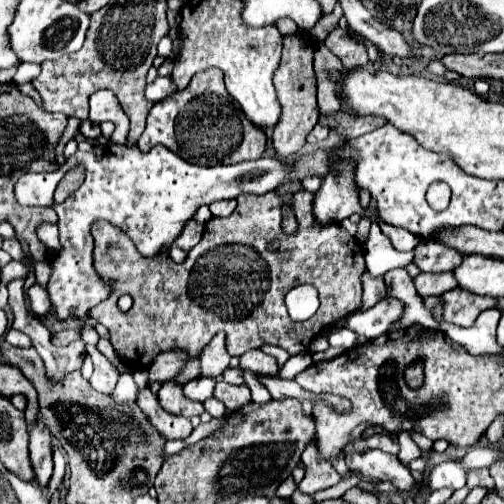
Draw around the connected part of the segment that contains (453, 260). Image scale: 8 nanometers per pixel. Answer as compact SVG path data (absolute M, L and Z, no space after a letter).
M420 240L420 244L414 248L414 264L422 272L450 272L462 262L462 254L458 250L452 250L450 246L442 242L426 242Z

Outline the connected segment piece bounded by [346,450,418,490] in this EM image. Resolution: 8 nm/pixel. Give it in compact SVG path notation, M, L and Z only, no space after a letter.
M368 450L368 452L354 452L346 456L346 464L350 470L360 470L364 476L372 476L392 482L398 490L412 490L418 482L412 478L410 470L392 454L386 454L382 450Z

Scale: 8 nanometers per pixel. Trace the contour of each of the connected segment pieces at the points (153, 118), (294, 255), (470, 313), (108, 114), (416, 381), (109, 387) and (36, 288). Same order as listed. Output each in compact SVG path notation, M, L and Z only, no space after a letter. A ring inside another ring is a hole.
M210 68L196 74L186 90L178 90L152 106L146 130L142 132L136 146L142 152L148 152L156 144L170 148L188 162L216 166L260 158L266 148L266 134L252 122L248 122L238 102L226 94L222 70ZM192 100L196 100L198 104L194 104Z
M272 190L268 194L240 194L238 208L228 218L210 218L210 224L206 224L206 232L202 240L188 252L188 258L182 264L176 264L168 252L162 252L160 256L144 258L134 248L132 240L114 224L98 220L92 224L92 236L96 240L94 248L94 260L96 270L104 280L112 280L114 290L108 300L100 302L96 308L90 310L90 316L96 318L100 324L104 324L110 330L110 340L116 348L116 352L128 362L138 364L142 360L142 368L148 368L152 360L166 350L182 348L188 352L190 360L186 362L184 370L176 376L176 382L186 384L192 378L200 376L200 352L202 348L218 334L226 332L226 350L230 356L240 356L248 350L262 348L264 344L280 346L288 350L290 354L300 354L308 350L310 342L316 334L324 332L324 328L332 328L338 320L352 314L362 306L362 284L360 276L364 272L364 256L360 242L348 234L348 230L340 224L332 226L316 226L316 222L310 216L310 204L314 194L312 192L296 192L290 200L290 206L294 208L294 216L298 222L298 232L294 236L286 236L282 230L282 196ZM300 284L312 284L320 292L320 308L318 312L304 320L294 322L288 316L284 296L294 286ZM122 294L130 294L134 300L134 306L128 312L122 312L118 308L118 298Z
M454 288L442 294L442 298L444 298L444 320L458 326L472 326L480 312L498 306L494 298L478 296L462 288Z
M100 90L90 96L90 120L104 122L110 120L116 124L110 142L125 144L129 131L129 118L124 114L118 98L110 90Z
M416 364L414 368L408 366L408 368L406 368L406 374L404 374L404 380L406 380L406 384L408 384L410 388L418 388L418 386L422 384L422 380L424 380L422 368L420 368L418 364Z
M96 350L96 354L90 354L92 362L94 362L94 374L90 378L90 384L104 394L112 394L112 390L116 388L118 382L118 372L116 368L108 362L108 358Z
M34 282L28 292L26 292L28 300L30 300L30 310L36 314L36 316L46 316L48 310L50 310L50 296L48 296L48 290L42 288L38 282Z

